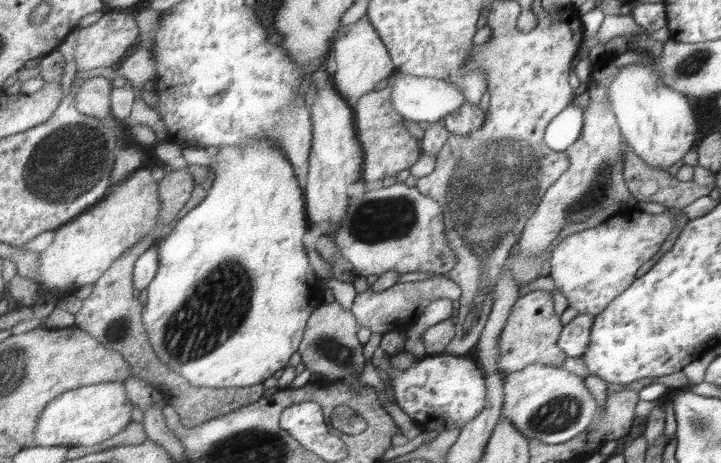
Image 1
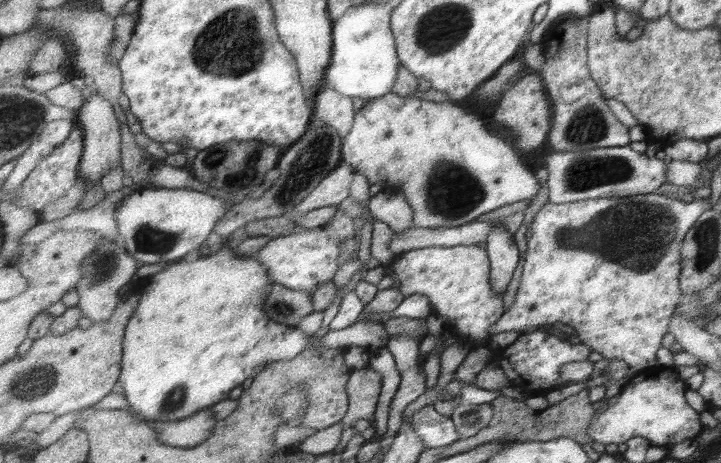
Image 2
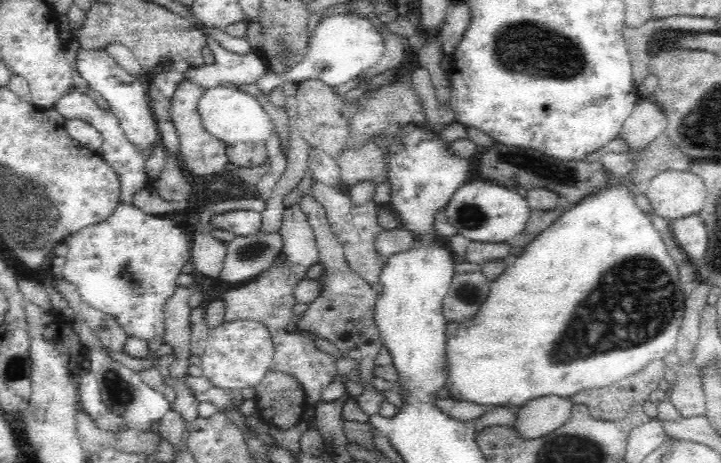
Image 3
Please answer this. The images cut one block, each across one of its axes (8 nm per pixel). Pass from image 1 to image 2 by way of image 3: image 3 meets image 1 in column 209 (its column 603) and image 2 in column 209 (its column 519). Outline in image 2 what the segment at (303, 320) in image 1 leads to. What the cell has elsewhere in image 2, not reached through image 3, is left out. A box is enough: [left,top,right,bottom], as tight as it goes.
[123,246,307,422]

